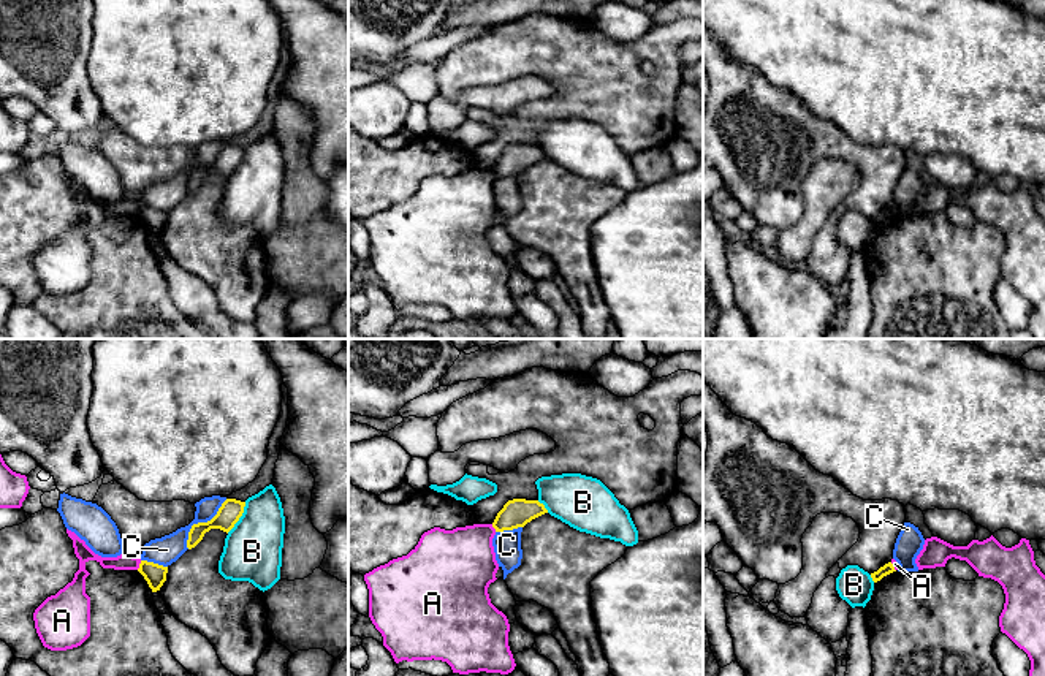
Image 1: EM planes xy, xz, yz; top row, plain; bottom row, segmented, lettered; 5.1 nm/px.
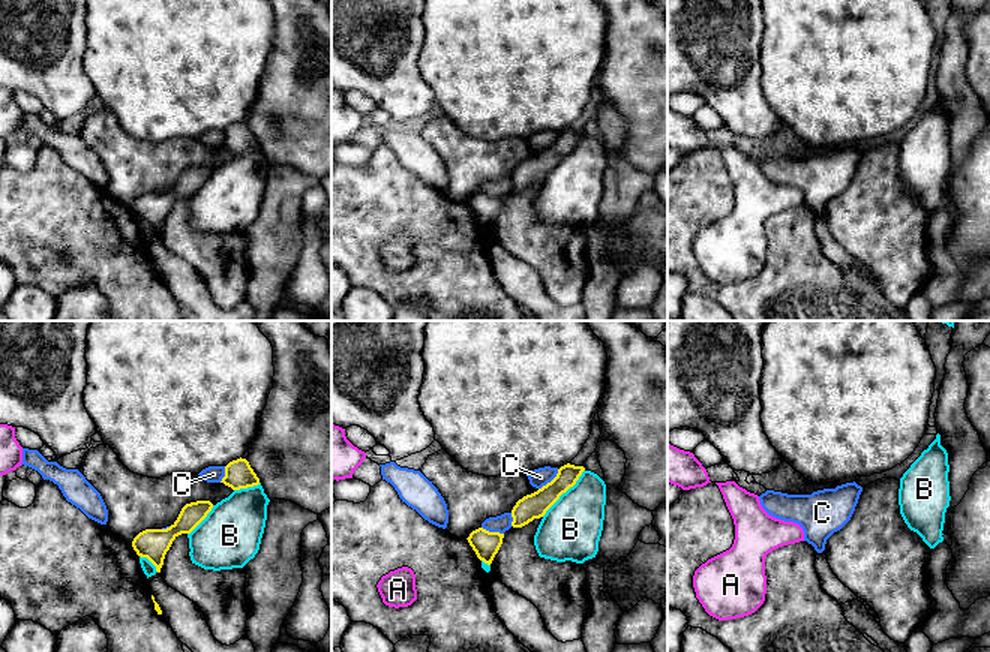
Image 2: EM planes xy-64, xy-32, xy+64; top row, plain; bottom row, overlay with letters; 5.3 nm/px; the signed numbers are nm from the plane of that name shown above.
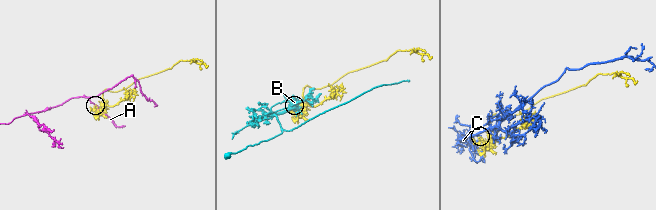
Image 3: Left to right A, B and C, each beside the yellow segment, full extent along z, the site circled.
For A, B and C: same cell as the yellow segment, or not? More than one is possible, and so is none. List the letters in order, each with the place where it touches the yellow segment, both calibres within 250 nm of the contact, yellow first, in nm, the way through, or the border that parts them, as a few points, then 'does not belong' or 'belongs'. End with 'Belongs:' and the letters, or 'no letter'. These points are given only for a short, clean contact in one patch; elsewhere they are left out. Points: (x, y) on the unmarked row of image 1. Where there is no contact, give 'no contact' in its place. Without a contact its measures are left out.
A: contact xy (140, 211); calibres 110 and 80 nm; border xy (141, 206), (136, 214); does not belong
B: contact xy (239, 162); calibres 120 and 300 nm; does not belong
C: contact xy (200, 168); calibres 120 and 140 nm; does not belong
Belongs: no letter

